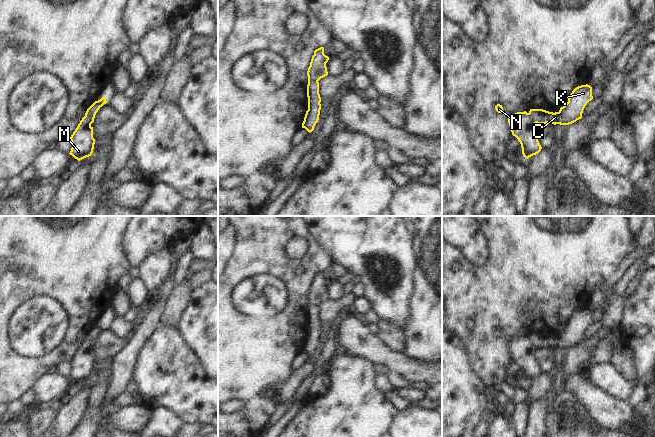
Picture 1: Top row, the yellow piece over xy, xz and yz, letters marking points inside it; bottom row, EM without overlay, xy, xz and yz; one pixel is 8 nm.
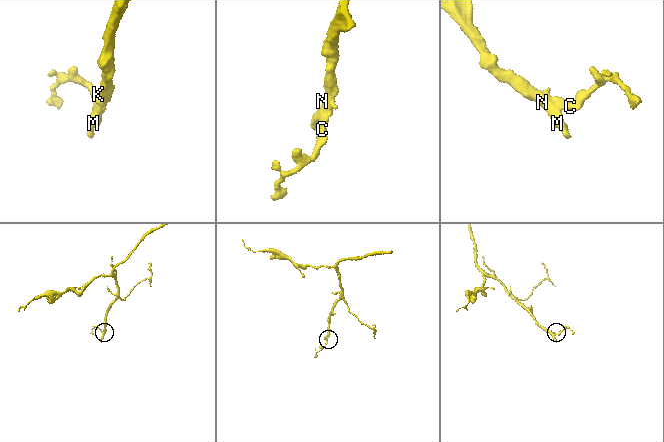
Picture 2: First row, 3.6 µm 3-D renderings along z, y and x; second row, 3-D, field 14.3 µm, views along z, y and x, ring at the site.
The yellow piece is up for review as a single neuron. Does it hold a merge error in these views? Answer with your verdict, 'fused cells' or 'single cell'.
fused cells

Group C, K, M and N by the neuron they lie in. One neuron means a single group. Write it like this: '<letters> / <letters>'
C K / M N

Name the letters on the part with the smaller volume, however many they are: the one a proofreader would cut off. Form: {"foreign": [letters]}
{"foreign": ["C", "K"]}

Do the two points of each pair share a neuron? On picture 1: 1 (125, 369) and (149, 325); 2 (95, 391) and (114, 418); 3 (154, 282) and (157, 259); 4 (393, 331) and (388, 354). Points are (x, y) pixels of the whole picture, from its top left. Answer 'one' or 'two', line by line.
1: one
2: two
3: one
4: two

